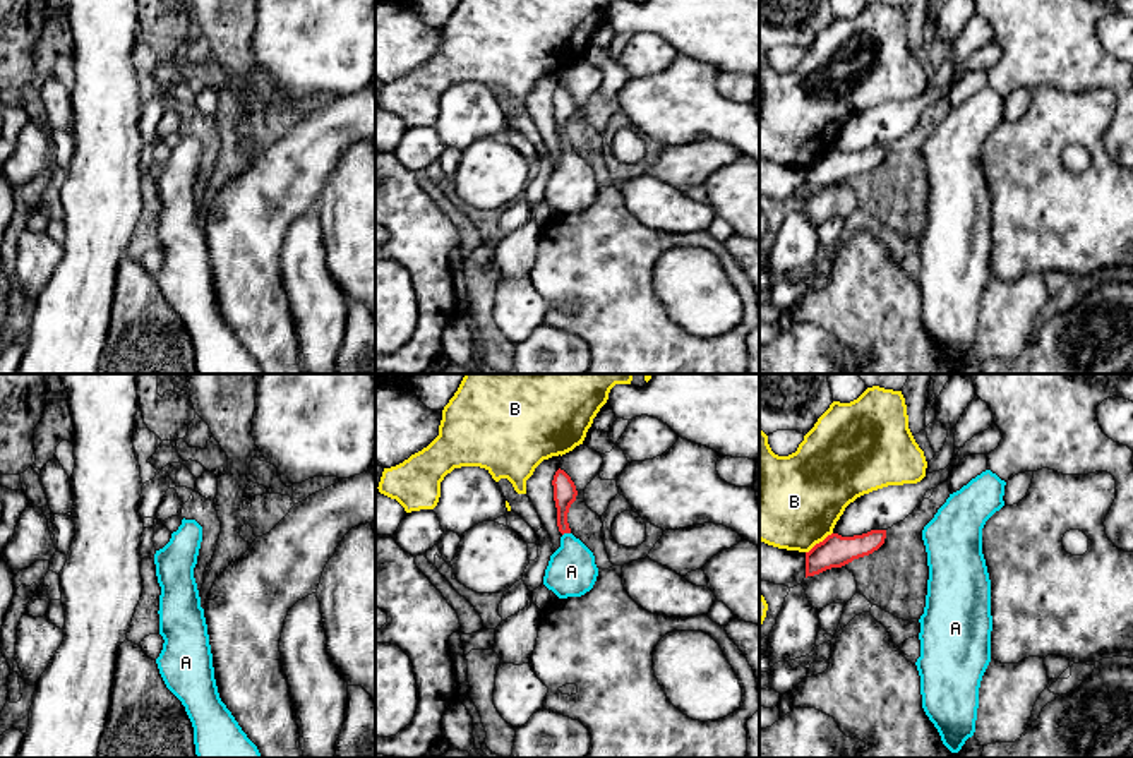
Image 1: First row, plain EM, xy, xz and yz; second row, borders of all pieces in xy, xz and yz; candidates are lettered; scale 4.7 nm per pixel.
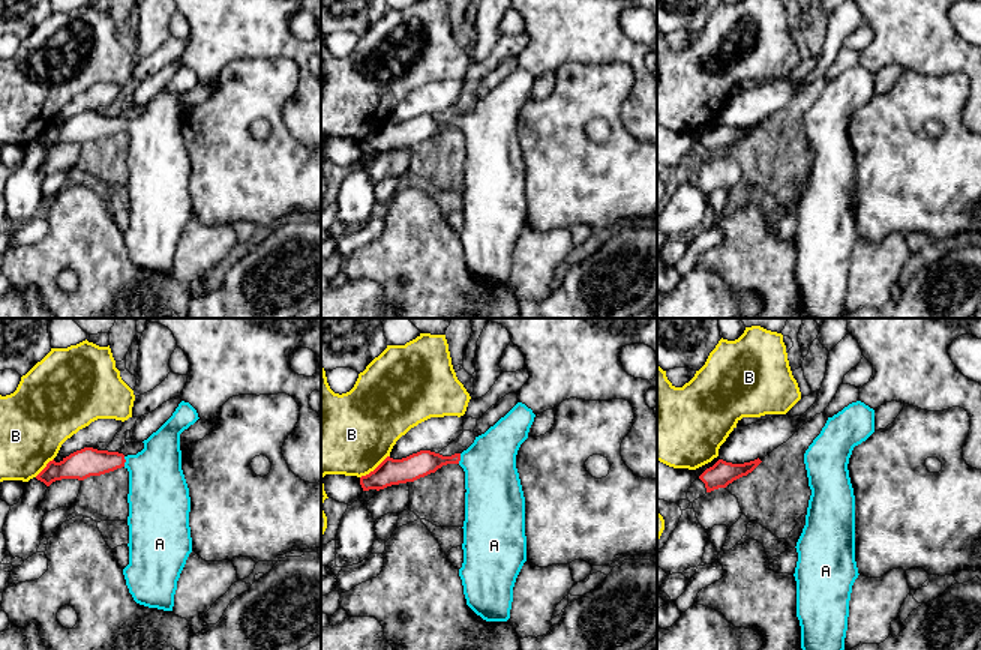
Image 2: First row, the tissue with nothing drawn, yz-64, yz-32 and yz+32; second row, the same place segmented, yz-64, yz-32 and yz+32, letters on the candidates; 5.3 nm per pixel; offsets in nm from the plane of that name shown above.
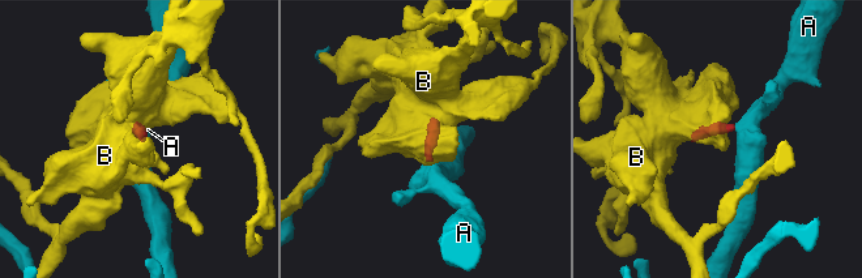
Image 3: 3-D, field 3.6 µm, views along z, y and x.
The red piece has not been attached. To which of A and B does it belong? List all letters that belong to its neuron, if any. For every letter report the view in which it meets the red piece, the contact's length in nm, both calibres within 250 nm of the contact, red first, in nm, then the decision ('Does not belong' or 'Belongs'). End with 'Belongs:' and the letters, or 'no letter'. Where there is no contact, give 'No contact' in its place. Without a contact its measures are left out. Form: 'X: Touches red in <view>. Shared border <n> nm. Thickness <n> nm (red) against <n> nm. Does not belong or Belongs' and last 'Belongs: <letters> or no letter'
A: Touches red in xz. Shared border 40 nm. Thickness 110 nm (red) against 240 nm. Belongs
B: Touches red in yz. Shared border 160 nm. Thickness 160 nm (red) against 440 nm. Does not belong
Belongs: A

